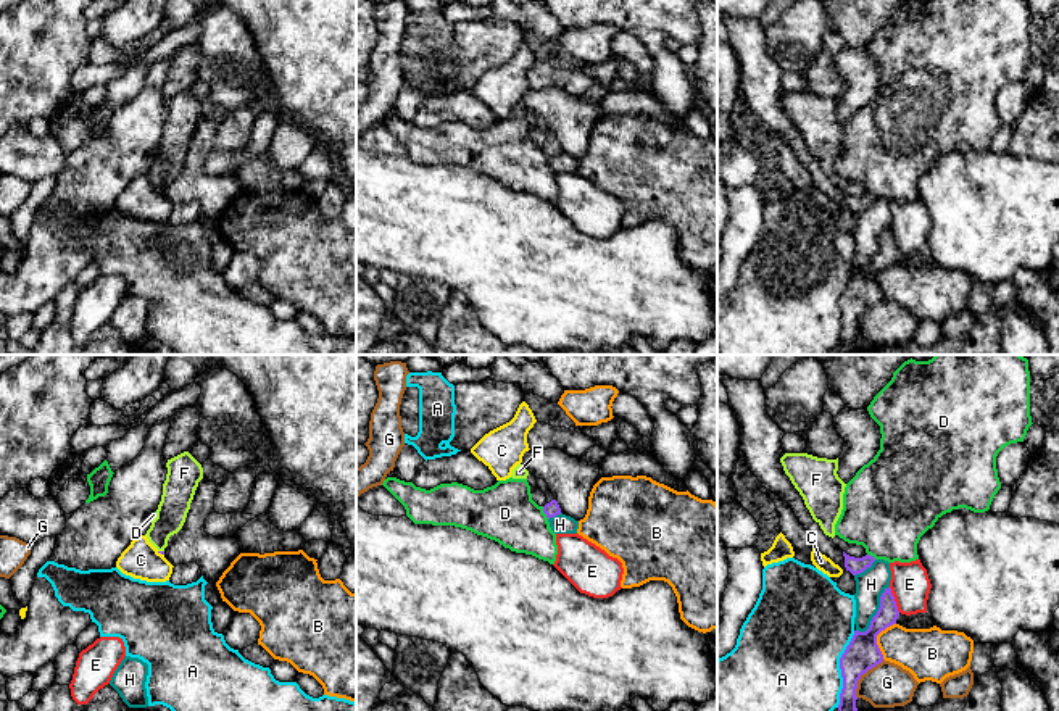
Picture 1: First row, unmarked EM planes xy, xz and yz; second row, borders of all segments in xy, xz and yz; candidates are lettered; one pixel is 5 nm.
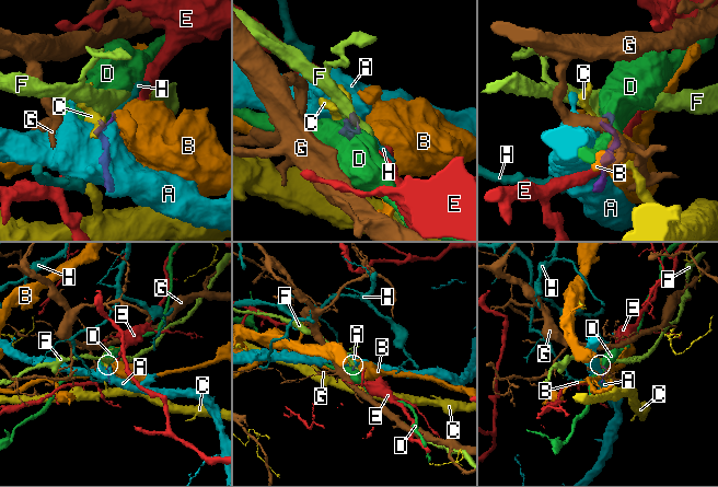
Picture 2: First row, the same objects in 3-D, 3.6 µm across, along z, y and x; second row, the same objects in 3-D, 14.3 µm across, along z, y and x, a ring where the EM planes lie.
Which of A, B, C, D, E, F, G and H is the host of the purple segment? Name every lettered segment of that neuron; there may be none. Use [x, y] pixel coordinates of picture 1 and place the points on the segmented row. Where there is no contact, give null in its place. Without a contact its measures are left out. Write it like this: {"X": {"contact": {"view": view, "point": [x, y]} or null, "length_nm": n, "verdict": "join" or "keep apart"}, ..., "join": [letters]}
{"A": {"contact": {"view": "yz", "point": [840, 668]}, "length_nm": 400, "verdict": "keep apart"}, "B": {"contact": {"view": "yz", "point": [876, 639]}, "length_nm": 200, "verdict": "keep apart"}, "C": {"contact": {"view": "xy", "point": [160, 552]}, "length_nm": 40, "verdict": "keep apart"}, "D": {"contact": {"view": "xz", "point": [544, 511]}, "length_nm": 70, "verdict": "keep apart"}, "E": {"contact": {"view": "yz", "point": [893, 600]}, "length_nm": 140, "verdict": "keep apart"}, "F": {"contact": {"view": "xy", "point": [161, 552]}, "length_nm": 30, "verdict": "join"}, "G": {"contact": {"view": "yz", "point": [861, 674]}, "length_nm": 240, "verdict": "keep apart"}, "H": {"contact": {"view": "yz", "point": [877, 613]}, "length_nm": 280, "verdict": "keep apart"}, "join": ["F"]}

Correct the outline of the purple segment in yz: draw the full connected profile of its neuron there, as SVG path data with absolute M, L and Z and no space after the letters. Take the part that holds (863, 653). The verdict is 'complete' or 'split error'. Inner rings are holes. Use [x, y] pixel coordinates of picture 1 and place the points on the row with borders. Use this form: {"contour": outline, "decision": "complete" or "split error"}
{"contour": "M888 587L880 597L880 608L872 617L869 629L866 632L854 630L849 645L840 658L843 688L840 693L838 711L858 711L858 680L862 674L883 661L883 655L877 645L877 635L896 624L898 616L899 611L891 588Z", "decision": "complete"}

